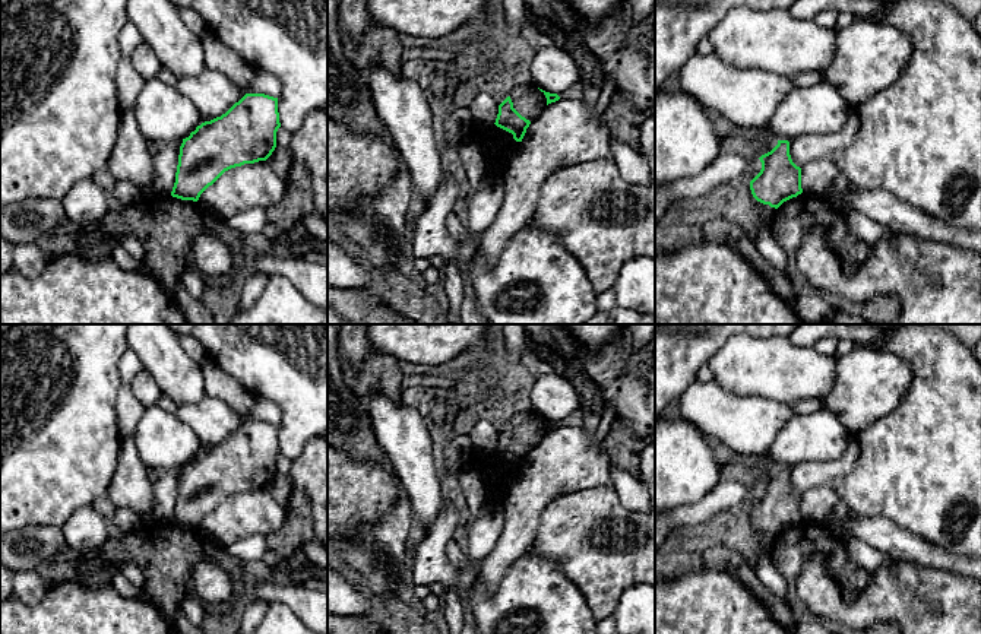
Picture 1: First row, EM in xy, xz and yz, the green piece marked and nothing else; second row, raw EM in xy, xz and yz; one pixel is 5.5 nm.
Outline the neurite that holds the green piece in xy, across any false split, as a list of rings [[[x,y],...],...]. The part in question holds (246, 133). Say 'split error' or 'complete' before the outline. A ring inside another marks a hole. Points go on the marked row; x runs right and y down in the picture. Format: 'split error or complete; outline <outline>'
complete; outline [[[246,93],[225,114],[202,123],[189,137],[183,139],[171,196],[197,202],[200,194],[225,171],[266,161],[276,148],[279,127],[278,98],[265,93]]]

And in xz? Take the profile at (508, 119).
complete; outline [[[510,96],[499,105],[499,114],[494,123],[497,127],[513,134],[516,142],[522,142],[531,121],[522,117],[515,108]]]

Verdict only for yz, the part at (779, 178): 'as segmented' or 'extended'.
as segmented

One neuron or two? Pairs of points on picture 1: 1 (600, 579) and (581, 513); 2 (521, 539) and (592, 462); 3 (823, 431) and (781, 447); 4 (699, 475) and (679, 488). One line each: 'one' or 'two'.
1: one
2: one
3: one
4: one

